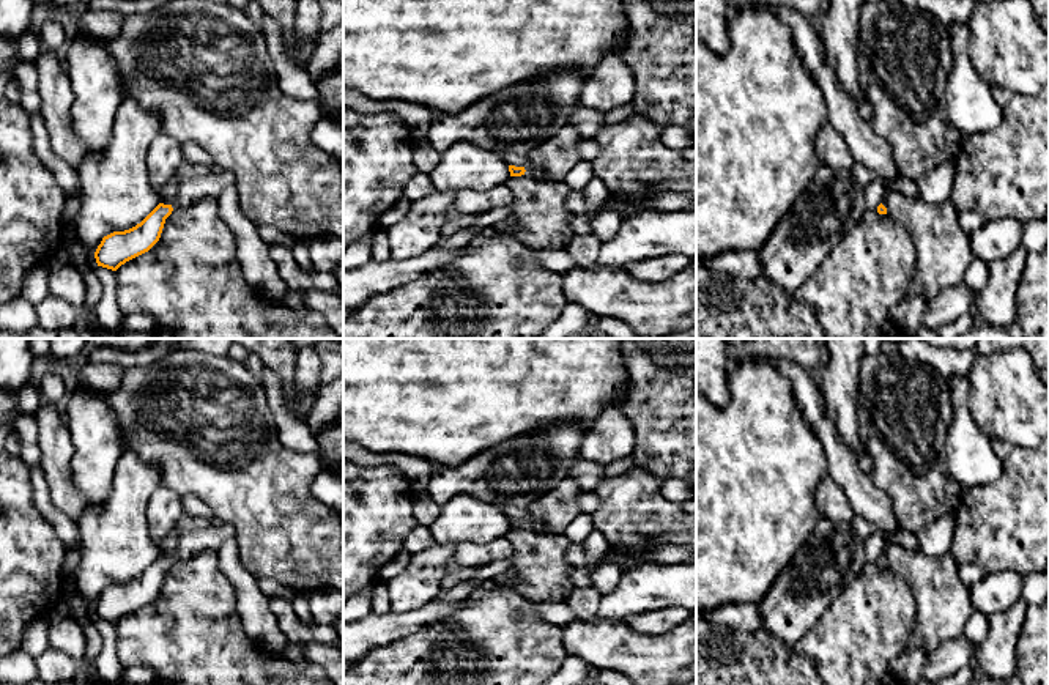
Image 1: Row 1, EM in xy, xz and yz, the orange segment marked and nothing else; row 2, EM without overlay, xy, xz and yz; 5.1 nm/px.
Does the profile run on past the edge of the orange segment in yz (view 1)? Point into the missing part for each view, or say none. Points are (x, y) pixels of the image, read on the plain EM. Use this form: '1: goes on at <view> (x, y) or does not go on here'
1: does not go on here

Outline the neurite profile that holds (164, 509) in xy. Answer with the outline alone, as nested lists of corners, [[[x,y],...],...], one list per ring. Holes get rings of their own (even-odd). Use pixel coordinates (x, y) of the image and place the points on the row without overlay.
[[[161,483],[146,505],[150,539],[156,542],[173,532],[183,513],[181,496]]]

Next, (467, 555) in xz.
[[[502,537],[485,545],[474,543],[458,543],[455,545],[455,553],[447,564],[447,572],[455,572],[458,568],[480,568],[498,561],[510,559],[513,548],[510,542]]]

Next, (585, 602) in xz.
[[[573,587],[567,597],[567,605],[578,620],[597,620],[602,595],[597,587]]]

